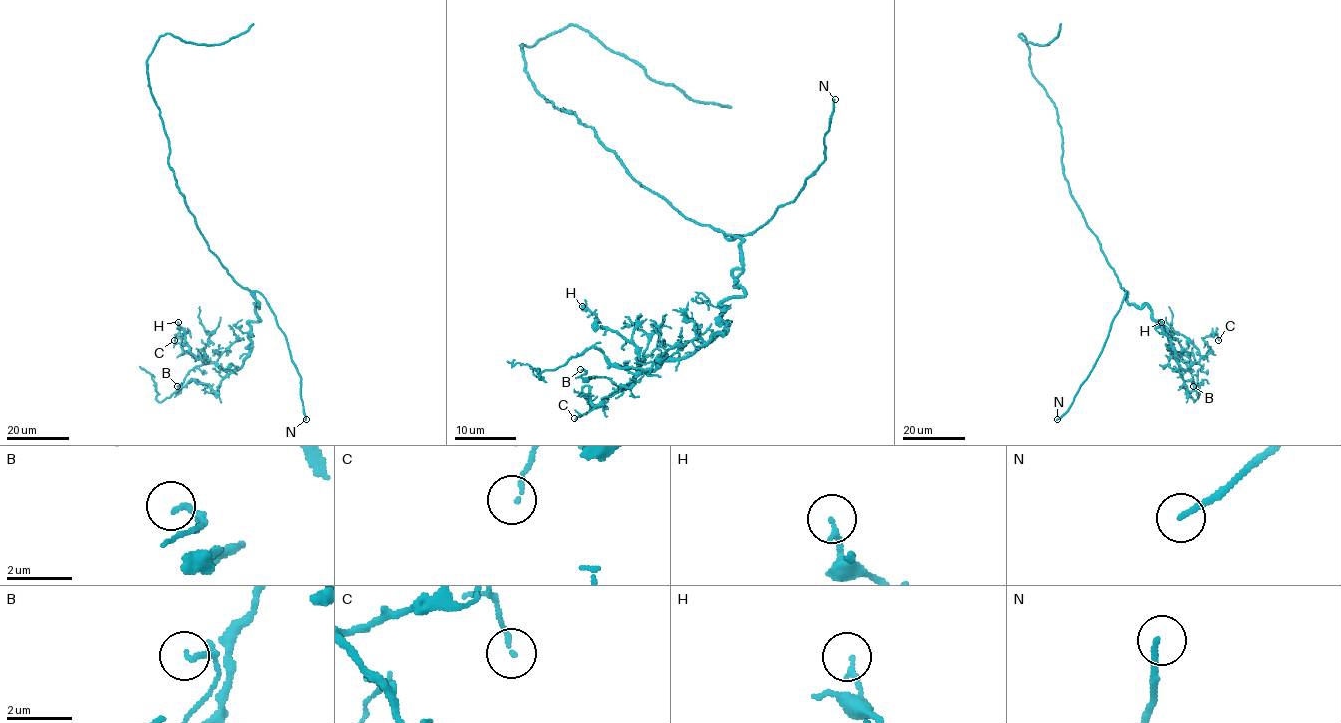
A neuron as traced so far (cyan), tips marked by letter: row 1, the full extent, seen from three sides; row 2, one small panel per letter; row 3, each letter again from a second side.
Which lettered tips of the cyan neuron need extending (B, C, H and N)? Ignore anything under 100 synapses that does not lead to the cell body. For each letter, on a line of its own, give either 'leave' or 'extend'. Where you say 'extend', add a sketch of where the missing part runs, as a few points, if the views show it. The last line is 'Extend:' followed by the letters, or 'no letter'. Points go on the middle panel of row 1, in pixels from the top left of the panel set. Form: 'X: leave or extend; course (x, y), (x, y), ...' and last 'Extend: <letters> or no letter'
B: leave
C: leave
H: leave
N: extend; course (835, 99), (838, 58), (815, 36)
Extend: N

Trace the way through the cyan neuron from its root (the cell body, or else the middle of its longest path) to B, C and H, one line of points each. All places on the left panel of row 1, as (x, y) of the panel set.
B: (205, 240), (258, 302), (260, 320), (248, 322), (250, 349), (240, 367), (199, 365), (177, 394), (177, 386)
C: (205, 240), (258, 302), (249, 355), (221, 369), (186, 352), (179, 333), (174, 340)
H: (205, 240), (227, 273), (258, 302), (260, 320), (248, 322), (249, 355), (235, 369), (197, 358), (178, 322)

